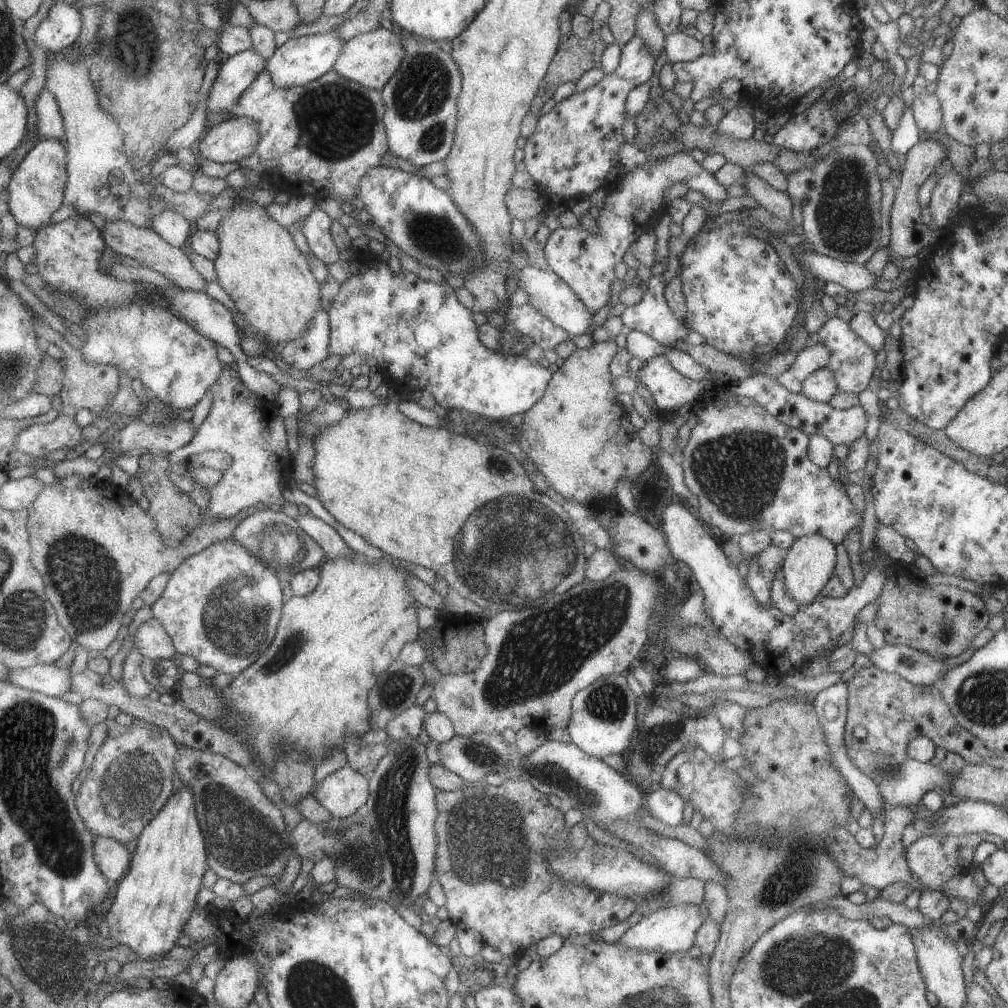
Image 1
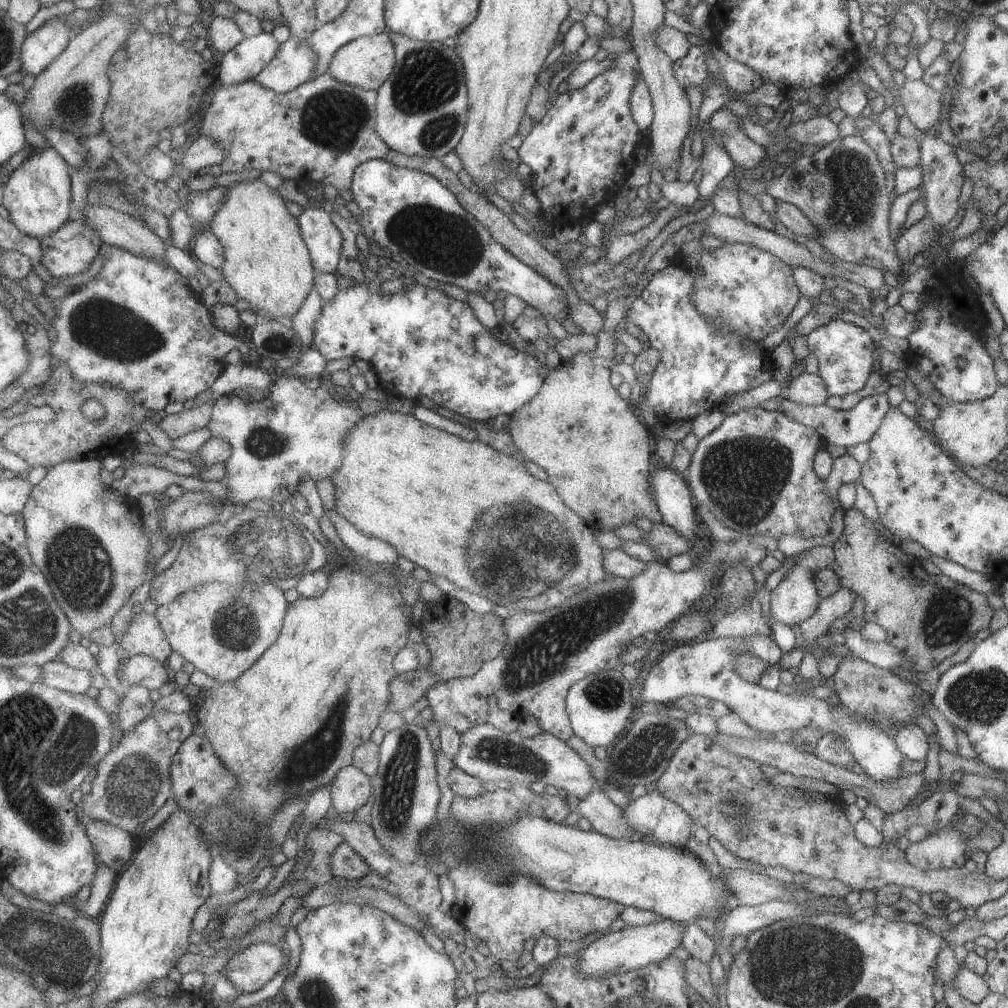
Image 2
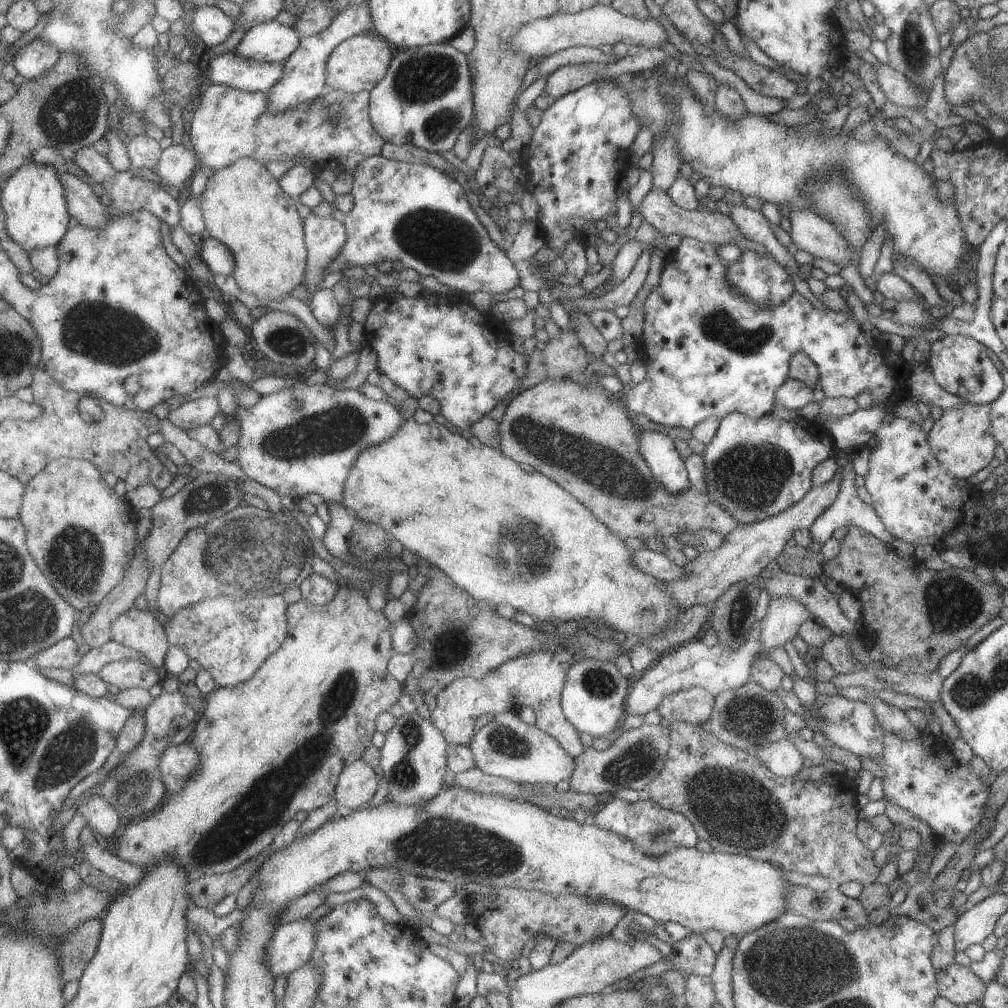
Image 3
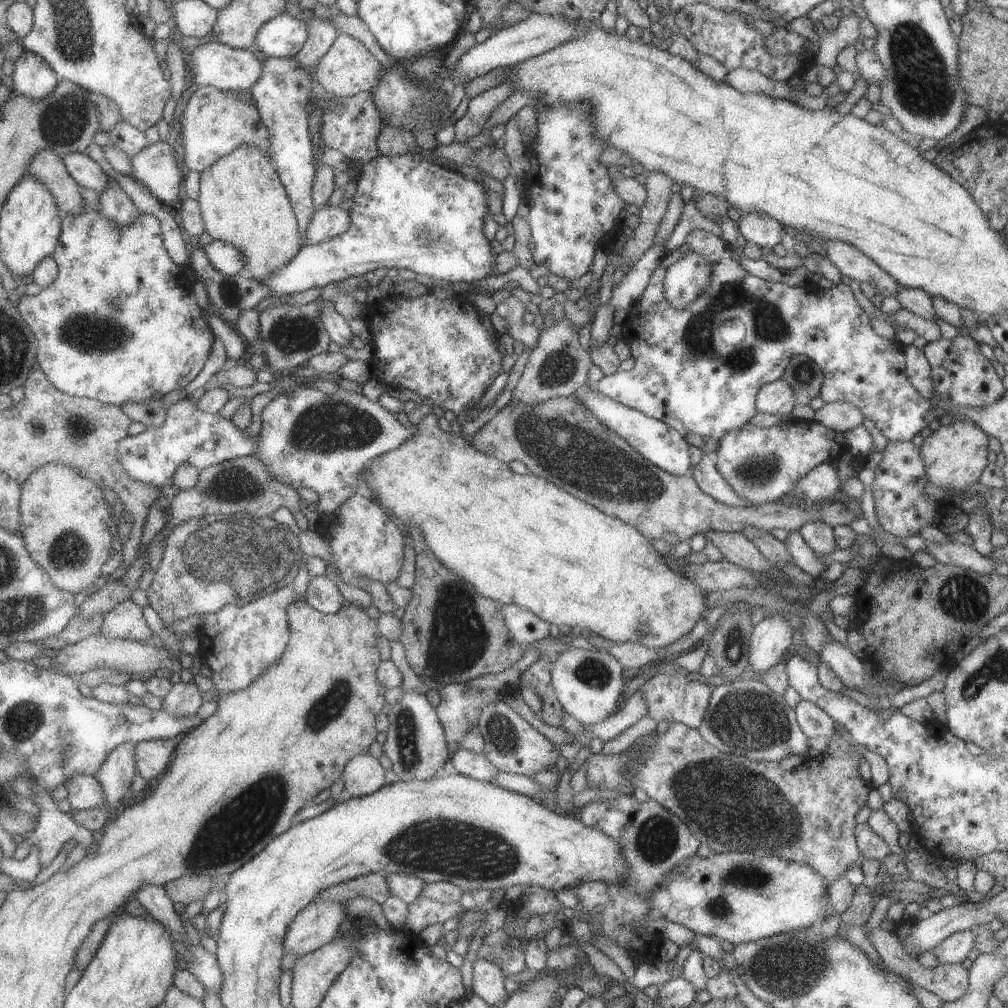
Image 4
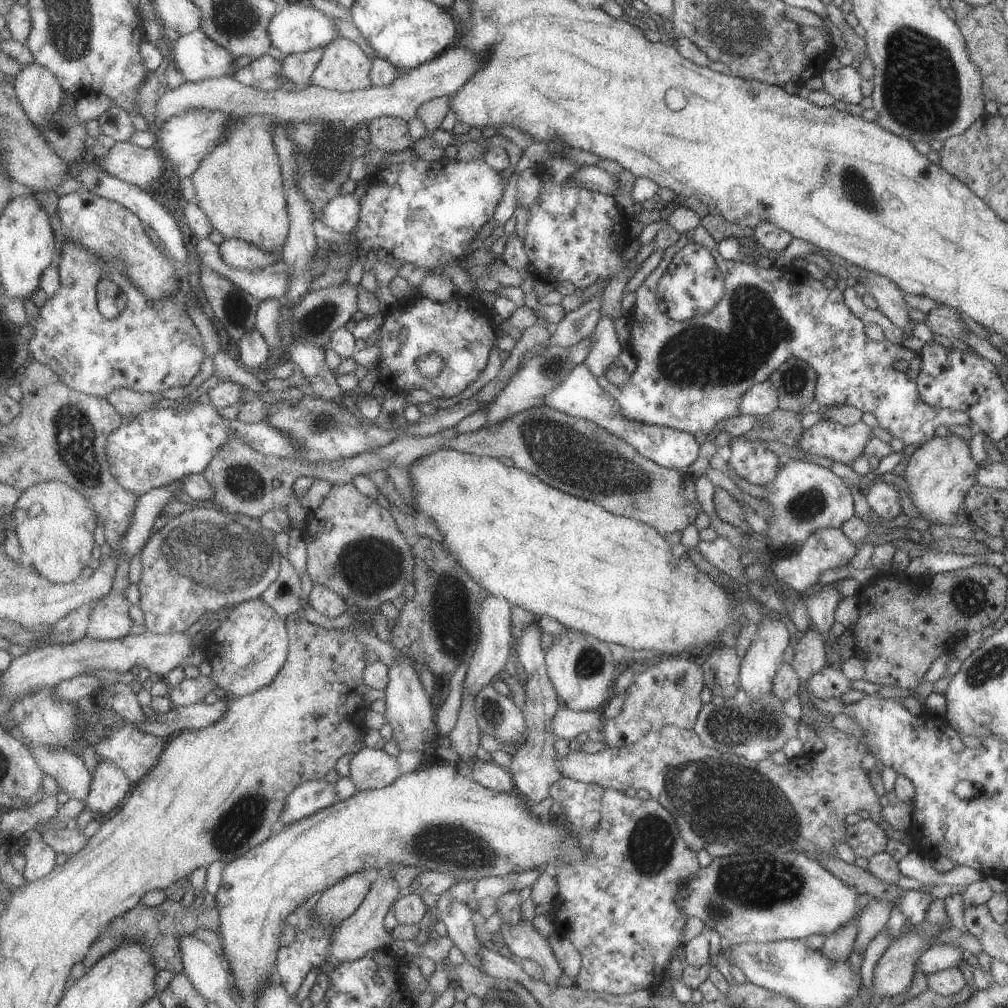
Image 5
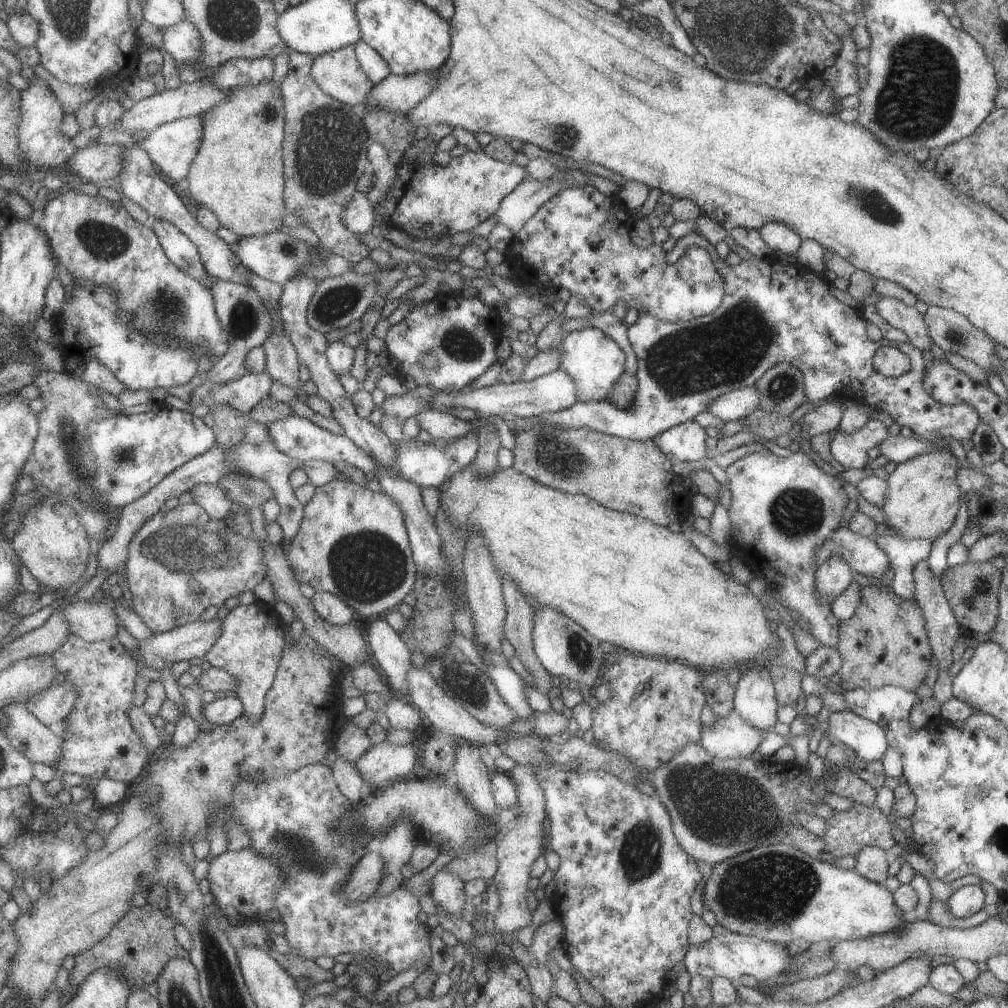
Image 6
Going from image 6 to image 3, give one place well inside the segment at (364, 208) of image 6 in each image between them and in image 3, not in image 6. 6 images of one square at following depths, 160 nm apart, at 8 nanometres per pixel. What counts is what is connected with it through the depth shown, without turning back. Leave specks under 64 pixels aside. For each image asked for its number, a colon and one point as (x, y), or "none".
3: (325, 237)
4: (329, 222)
5: (342, 214)

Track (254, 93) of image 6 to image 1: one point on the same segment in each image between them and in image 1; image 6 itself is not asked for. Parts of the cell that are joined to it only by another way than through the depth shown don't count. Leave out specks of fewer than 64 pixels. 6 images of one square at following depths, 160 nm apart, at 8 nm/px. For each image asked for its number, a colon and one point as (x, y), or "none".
1: (261, 268)
2: (268, 262)
3: (246, 208)
4: (244, 202)
5: (240, 185)

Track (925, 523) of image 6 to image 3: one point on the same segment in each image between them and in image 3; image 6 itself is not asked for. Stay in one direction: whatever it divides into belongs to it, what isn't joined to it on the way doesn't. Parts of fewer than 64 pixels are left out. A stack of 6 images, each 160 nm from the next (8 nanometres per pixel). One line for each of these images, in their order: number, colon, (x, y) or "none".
3: (961, 439)
4: (954, 455)
5: (939, 472)

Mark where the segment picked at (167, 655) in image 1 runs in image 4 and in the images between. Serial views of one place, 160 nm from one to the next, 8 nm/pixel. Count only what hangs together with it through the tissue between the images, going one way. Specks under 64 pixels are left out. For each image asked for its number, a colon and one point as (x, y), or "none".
2: (145, 636)
3: (140, 630)
4: (127, 620)

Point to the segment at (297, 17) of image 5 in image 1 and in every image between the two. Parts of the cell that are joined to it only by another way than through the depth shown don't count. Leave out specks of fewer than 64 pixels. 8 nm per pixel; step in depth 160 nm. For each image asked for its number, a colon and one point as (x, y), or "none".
1: (239, 72)
2: (247, 60)
3: (268, 42)
4: (283, 37)

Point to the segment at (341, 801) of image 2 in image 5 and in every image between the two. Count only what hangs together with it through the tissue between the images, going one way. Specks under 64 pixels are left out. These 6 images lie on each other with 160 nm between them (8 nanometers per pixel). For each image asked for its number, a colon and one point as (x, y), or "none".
3: (358, 783)
4: (364, 775)
5: (372, 768)

